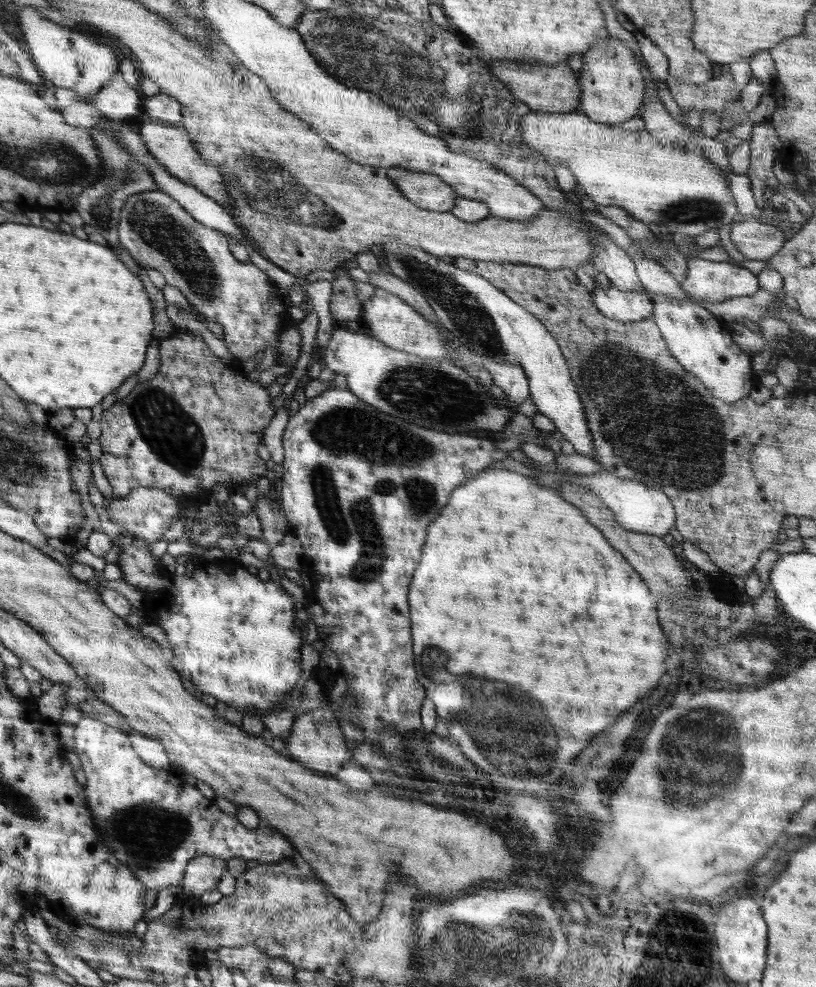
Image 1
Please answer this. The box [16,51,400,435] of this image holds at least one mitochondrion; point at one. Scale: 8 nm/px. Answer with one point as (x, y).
(268, 187)

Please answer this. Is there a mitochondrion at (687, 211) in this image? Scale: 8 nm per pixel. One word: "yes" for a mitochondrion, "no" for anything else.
yes

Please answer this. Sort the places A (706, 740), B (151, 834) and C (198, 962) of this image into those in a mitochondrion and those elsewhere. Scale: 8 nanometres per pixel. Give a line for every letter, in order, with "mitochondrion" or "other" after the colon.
A: mitochondrion
B: mitochondrion
C: other

